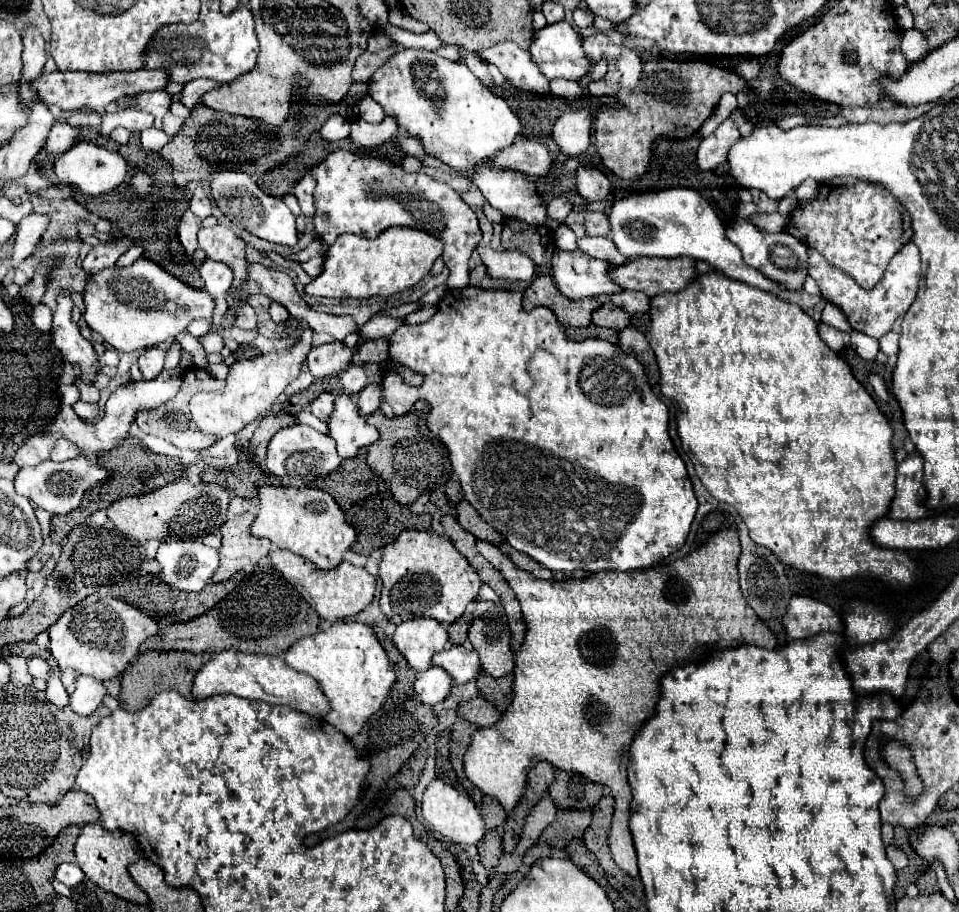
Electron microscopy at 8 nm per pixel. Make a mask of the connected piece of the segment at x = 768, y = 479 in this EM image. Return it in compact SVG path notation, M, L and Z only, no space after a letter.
M717 269L697 275L683 291L663 293L659 297L653 297L649 315L651 315L649 345L655 351L657 365L661 371L661 381L659 381L661 393L667 399L675 399L679 403L677 431L681 437L683 451L693 461L697 477L707 487L707 491L717 501L725 501L725 503L733 505L735 511L743 517L745 525L749 527L749 537L755 543L769 547L783 563L787 563L799 571L815 573L815 575L827 577L831 581L851 579L857 575L859 577L871 575L871 577L887 579L887 583L891 583L895 587L909 587L917 577L915 563L909 559L909 555L899 549L877 547L869 539L869 527L873 525L875 519L887 515L887 507L895 495L897 463L893 459L893 449L891 449L893 429L889 427L887 417L879 411L877 403L871 399L871 395L865 391L865 387L861 387L861 383L853 377L849 365L833 349L829 349L827 343L821 339L817 321L813 317L809 317L799 305L781 301L779 297L765 293L757 287L749 287L741 281L729 279L727 275L723 275Z

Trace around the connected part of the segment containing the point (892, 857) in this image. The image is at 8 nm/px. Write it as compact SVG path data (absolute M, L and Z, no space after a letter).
M893 845L887 847L887 859L893 863L895 869L905 869L905 865L907 865L907 857L905 857L905 853L899 851L899 849L895 849Z

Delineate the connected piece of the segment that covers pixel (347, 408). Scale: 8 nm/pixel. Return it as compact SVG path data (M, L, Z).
M339 395L335 399L333 415L327 419L327 435L335 439L337 453L347 459L355 457L361 447L369 447L379 439L379 433L363 417L351 397Z

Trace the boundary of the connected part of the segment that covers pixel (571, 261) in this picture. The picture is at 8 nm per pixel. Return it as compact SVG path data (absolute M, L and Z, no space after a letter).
M557 251L553 255L551 277L557 289L569 299L585 299L619 293L621 287L607 277L609 263L593 259L581 251L565 253Z

